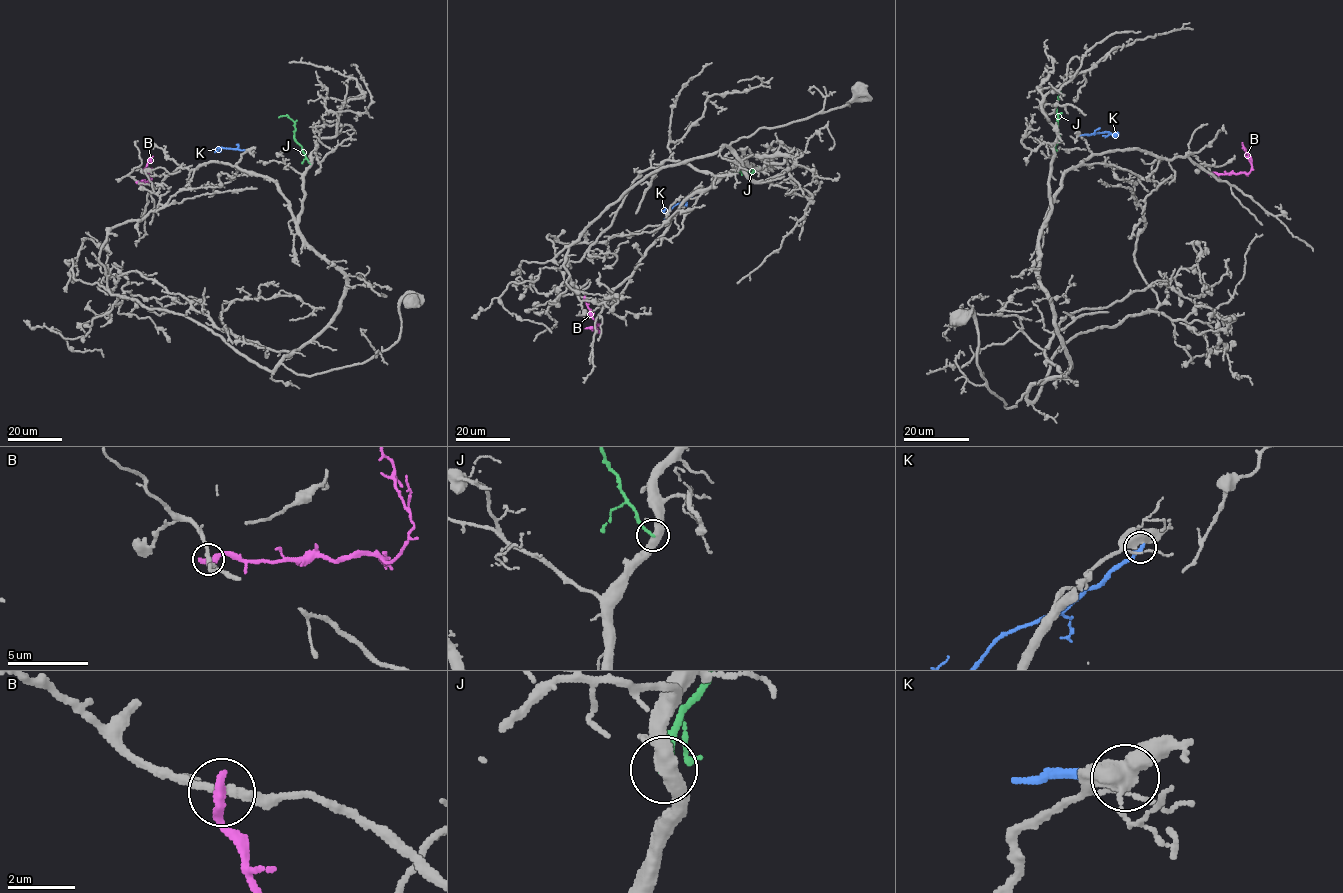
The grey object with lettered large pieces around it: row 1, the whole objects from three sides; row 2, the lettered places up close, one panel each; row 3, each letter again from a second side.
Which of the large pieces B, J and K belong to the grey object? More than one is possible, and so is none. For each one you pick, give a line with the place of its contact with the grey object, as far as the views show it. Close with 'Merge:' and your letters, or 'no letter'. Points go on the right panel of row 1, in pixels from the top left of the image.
Merge: no letter

